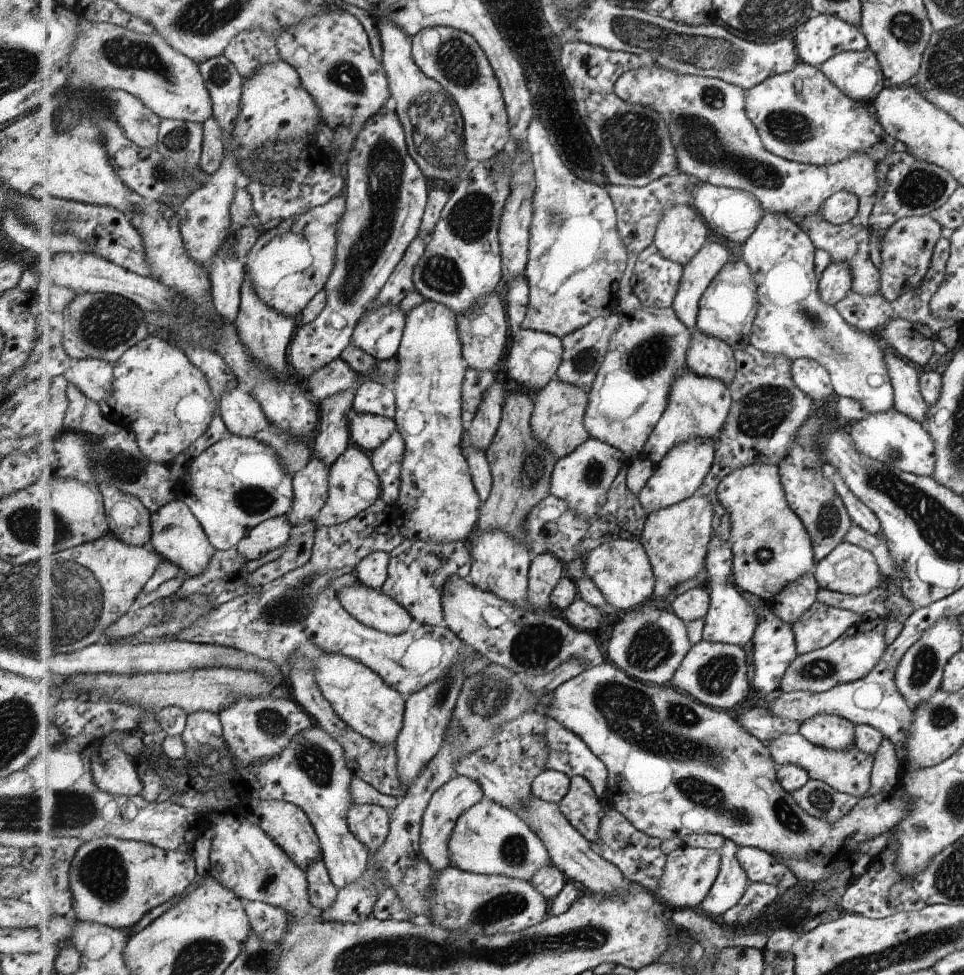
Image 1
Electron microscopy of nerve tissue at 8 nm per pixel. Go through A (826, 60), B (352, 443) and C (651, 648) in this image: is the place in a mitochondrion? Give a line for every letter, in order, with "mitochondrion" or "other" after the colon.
A: other
B: other
C: mitochondrion

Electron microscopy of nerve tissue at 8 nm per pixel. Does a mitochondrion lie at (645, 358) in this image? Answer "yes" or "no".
yes

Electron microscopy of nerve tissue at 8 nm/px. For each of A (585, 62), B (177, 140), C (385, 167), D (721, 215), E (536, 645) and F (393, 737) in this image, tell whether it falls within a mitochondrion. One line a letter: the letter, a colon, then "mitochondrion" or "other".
A: other
B: mitochondrion
C: mitochondrion
D: other
E: mitochondrion
F: other

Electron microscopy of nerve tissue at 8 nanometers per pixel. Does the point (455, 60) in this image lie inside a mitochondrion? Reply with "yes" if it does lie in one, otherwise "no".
yes

